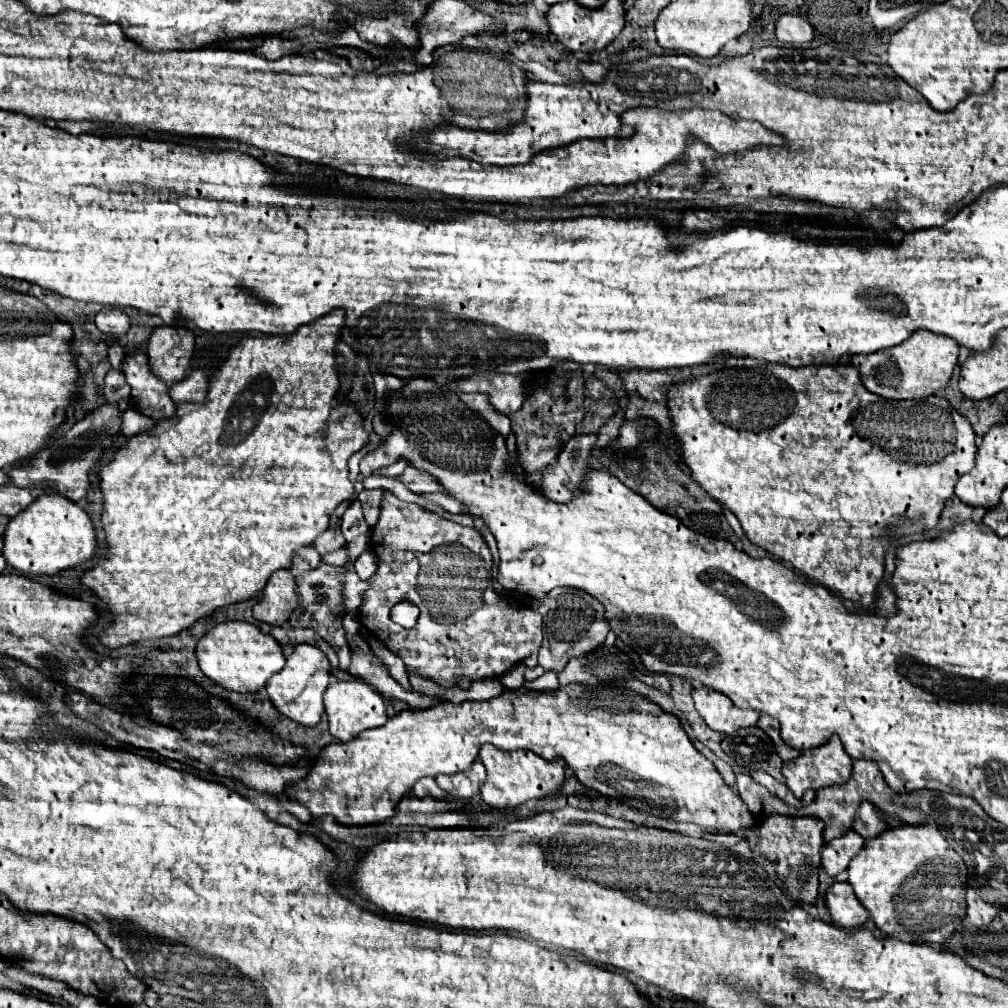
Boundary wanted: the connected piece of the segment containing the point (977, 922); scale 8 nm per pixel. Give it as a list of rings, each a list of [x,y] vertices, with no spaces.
[[[969,898],[967,902],[967,916],[965,916],[965,924],[971,924],[975,928],[979,926],[987,926],[993,918],[997,916],[997,906],[989,904],[981,898]]]

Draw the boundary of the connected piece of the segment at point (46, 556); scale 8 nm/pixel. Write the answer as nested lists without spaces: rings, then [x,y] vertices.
[[[41,494],[37,496],[21,514],[13,516],[3,532],[3,558],[15,570],[25,574],[47,574],[53,576],[79,562],[85,562],[95,552],[95,530],[87,512],[61,498],[61,494]]]

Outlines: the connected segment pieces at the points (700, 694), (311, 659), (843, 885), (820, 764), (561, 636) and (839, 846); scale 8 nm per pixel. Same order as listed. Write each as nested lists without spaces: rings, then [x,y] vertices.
[[[697,686],[693,690],[693,700],[707,726],[723,734],[733,734],[739,728],[755,726],[761,716],[757,710],[739,710],[725,694],[707,686]]]
[[[301,644],[291,648],[285,654],[285,666],[281,672],[273,674],[265,688],[267,694],[273,702],[273,706],[287,718],[291,718],[293,722],[301,724],[301,726],[315,726],[319,724],[319,720],[323,718],[323,692],[329,686],[331,680],[331,664],[327,660],[327,656],[317,648],[317,646],[309,646],[309,644]]]
[[[835,882],[827,890],[825,900],[827,900],[827,908],[831,912],[833,922],[843,928],[859,928],[869,918],[869,912],[857,900],[851,884],[847,882]]]
[[[833,736],[829,744],[801,752],[799,758],[783,764],[785,784],[797,798],[801,798],[807,790],[847,782],[851,770],[853,762],[849,754],[845,754],[845,748],[837,736]]]
[[[557,588],[551,590],[545,600],[545,616],[543,616],[543,644],[539,650],[539,664],[543,664],[545,670],[551,672],[561,672],[571,658],[585,656],[587,652],[599,648],[607,634],[609,634],[609,624],[603,618],[603,606],[593,598],[587,596],[583,590],[573,590],[573,588]]]
[[[849,830],[841,838],[827,842],[821,850],[823,868],[827,870],[827,874],[837,876],[839,872],[843,872],[853,860],[853,856],[857,856],[857,852],[863,848],[863,844],[865,840],[855,830]]]

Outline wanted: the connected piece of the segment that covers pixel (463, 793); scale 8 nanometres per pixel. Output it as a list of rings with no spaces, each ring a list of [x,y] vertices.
[[[475,760],[473,766],[465,772],[457,772],[451,776],[439,774],[435,778],[437,786],[455,798],[473,798],[475,794],[479,794],[483,780],[485,780],[485,768],[481,766],[481,760]]]

